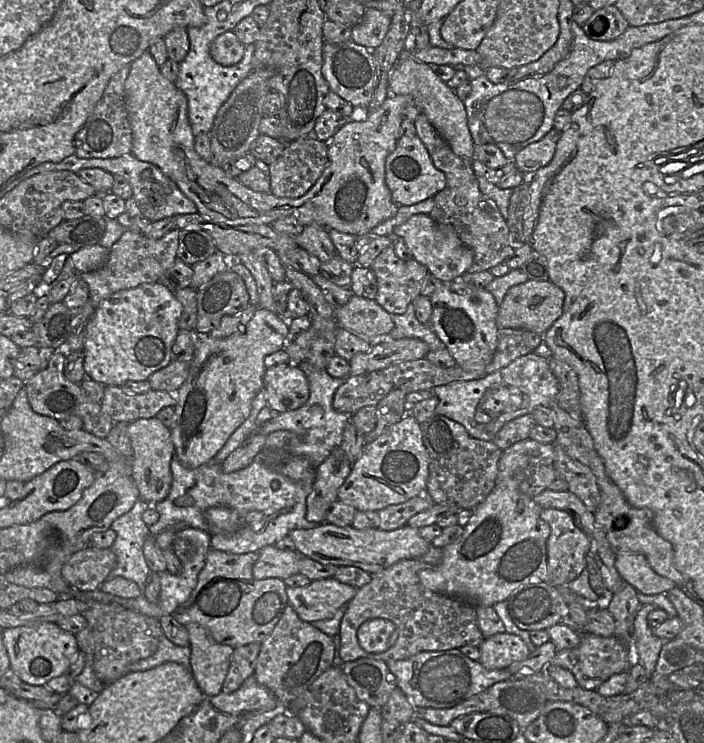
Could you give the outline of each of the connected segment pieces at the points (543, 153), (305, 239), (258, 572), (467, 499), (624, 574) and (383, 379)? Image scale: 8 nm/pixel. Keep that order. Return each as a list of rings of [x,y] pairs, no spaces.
[[[553,128],[542,139],[523,148],[515,156],[518,170],[523,174],[534,174],[548,165],[554,157],[560,137],[561,132]]]
[[[317,224],[304,226],[303,231],[294,236],[297,245],[326,262],[338,256],[337,249],[330,239],[328,229]]]
[[[267,545],[260,549],[258,560],[254,563],[252,572],[255,579],[279,578],[282,580],[299,574],[298,560],[300,554],[295,551],[284,551],[274,545]]]
[[[436,413],[421,423],[420,427],[429,459],[426,489],[433,503],[456,505],[460,510],[474,510],[497,484],[503,450],[492,441],[473,438],[463,425]]]
[[[642,554],[616,555],[615,566],[622,579],[644,595],[666,594],[676,586],[673,580],[658,575]]]
[[[381,370],[348,375],[335,392],[333,408],[352,415],[362,407],[376,406],[393,388],[390,378]]]

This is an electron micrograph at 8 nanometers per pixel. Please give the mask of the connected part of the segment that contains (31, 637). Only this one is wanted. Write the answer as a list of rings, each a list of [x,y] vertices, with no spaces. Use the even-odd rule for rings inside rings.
[[[55,622],[4,629],[3,644],[9,657],[10,669],[25,683],[37,686],[63,675],[79,651],[75,635],[61,629]]]

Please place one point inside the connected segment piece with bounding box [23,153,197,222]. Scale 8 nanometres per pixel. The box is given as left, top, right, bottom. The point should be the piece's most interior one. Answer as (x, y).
(157, 196)

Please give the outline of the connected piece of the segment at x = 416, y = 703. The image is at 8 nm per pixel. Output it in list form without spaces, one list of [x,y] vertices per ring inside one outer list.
[[[459,648],[422,651],[404,660],[385,662],[395,676],[397,686],[415,708],[446,709],[454,707],[500,681],[510,679],[509,670],[488,670],[479,661],[461,653]]]

